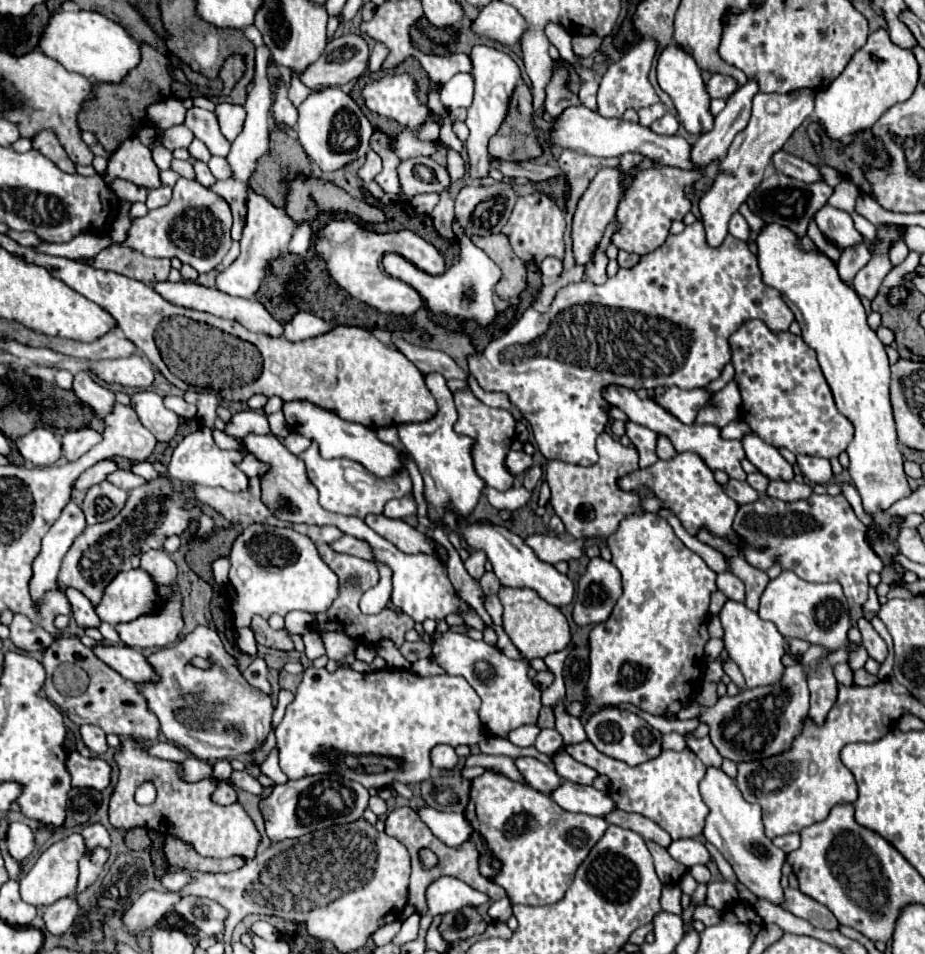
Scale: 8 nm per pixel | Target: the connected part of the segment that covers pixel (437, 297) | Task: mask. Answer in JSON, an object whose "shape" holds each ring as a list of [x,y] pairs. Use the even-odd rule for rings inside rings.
{"shape":[[[464,235],[459,239],[459,246],[460,260],[458,265],[452,265],[442,275],[434,275],[434,277],[424,273],[424,271],[420,271],[420,269],[416,269],[410,261],[406,261],[404,257],[394,255],[394,253],[388,253],[382,259],[382,263],[384,263],[384,269],[392,277],[412,285],[422,295],[422,299],[424,299],[424,303],[426,303],[430,313],[452,317],[458,323],[476,321],[476,325],[488,327],[496,317],[496,309],[494,309],[492,297],[494,297],[494,287],[500,281],[502,273],[496,267],[496,263],[484,251],[474,245],[468,236]],[[460,263],[462,263],[462,267],[460,267]],[[456,291],[464,291],[464,293],[456,293]]]}

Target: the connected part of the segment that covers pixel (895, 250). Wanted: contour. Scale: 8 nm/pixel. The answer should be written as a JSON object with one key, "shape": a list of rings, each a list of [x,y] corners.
{"shape":[[[898,241],[896,245],[892,245],[892,249],[890,249],[890,259],[892,259],[894,265],[900,265],[906,257],[908,257],[908,247],[906,247],[904,241]]]}

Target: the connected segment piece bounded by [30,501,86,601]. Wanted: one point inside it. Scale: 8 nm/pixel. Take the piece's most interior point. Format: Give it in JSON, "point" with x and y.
{"point":[71,523]}

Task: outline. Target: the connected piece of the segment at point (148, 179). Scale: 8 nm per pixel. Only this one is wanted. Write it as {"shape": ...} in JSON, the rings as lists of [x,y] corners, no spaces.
{"shape":[[[136,137],[124,141],[112,155],[104,181],[110,185],[112,179],[122,177],[146,189],[160,187],[160,171],[152,161],[152,153]]]}

